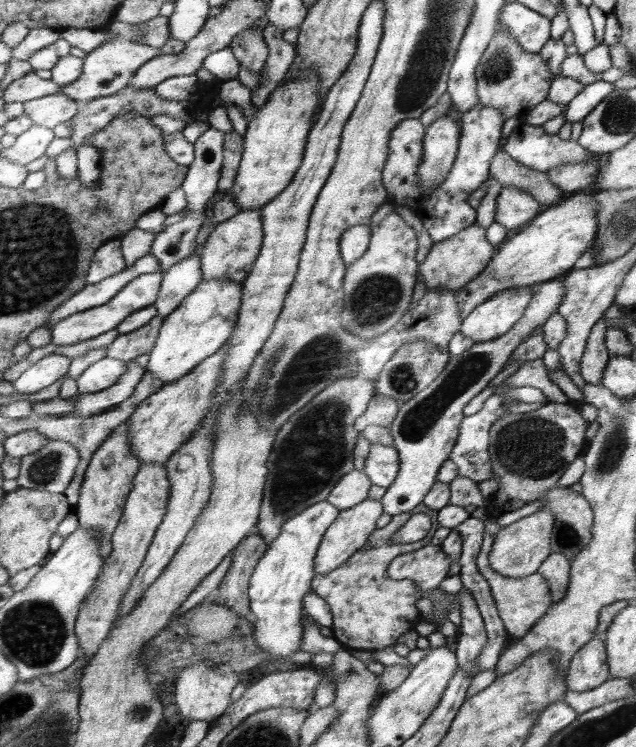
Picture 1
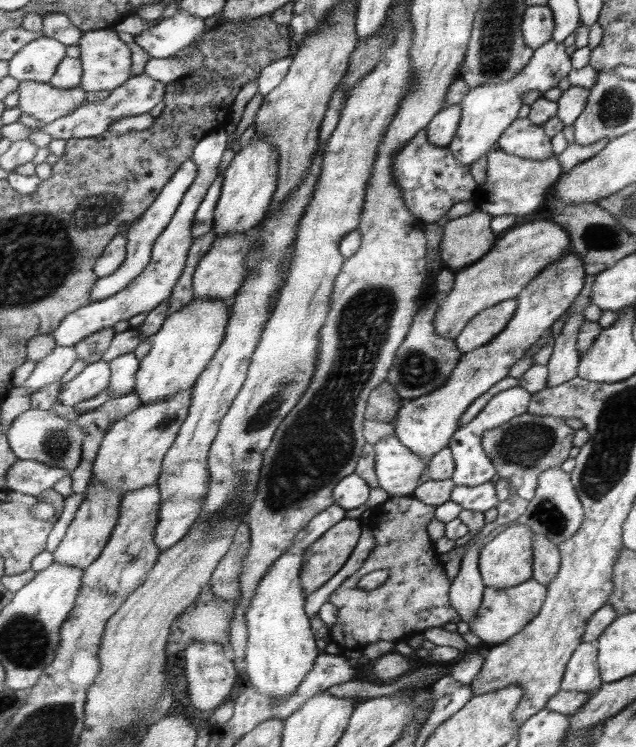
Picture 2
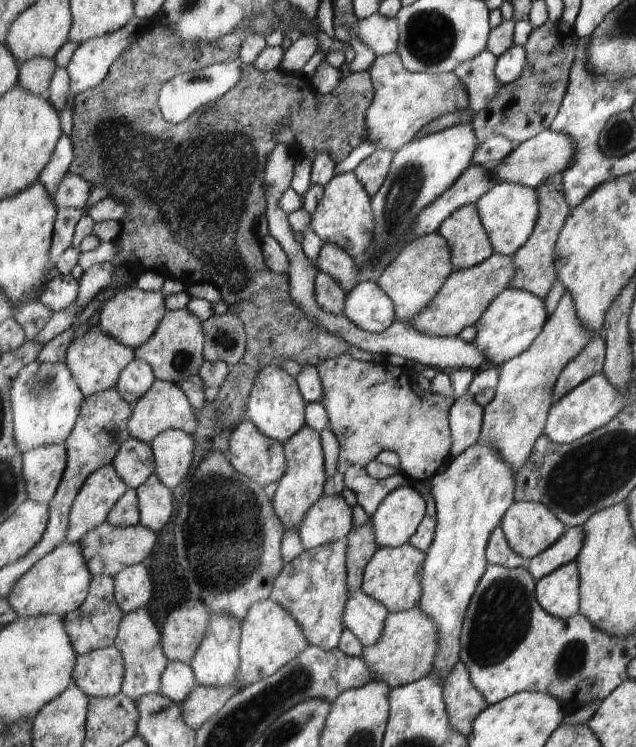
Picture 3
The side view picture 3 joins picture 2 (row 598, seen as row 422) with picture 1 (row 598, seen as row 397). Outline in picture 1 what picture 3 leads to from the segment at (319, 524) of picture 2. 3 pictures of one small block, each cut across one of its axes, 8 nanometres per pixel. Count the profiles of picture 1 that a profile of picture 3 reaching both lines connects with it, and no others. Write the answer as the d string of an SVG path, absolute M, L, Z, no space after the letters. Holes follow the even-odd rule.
M324 500L289 518L282 526L279 537L270 543L265 556L257 563L250 581L252 611L258 618L253 622L255 644L277 660L290 660L291 652L301 650L304 644L304 627L301 626L305 616L304 600L316 577L317 552L339 513L340 510L332 502Z

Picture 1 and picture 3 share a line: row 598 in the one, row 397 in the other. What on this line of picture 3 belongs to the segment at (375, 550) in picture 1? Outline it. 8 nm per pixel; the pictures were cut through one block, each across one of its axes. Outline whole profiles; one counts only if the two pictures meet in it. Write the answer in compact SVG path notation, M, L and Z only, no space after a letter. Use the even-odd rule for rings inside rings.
M351 355L322 360L317 370L321 375L325 389L323 404L329 413L331 430L339 444L337 468L345 472L350 466L365 467L375 460L381 452L392 450L401 460L401 473L415 483L432 479L446 460L450 460L454 438L450 424L450 412L456 398L431 394L426 400L413 392L413 370L406 366L397 366L388 362L363 362Z

